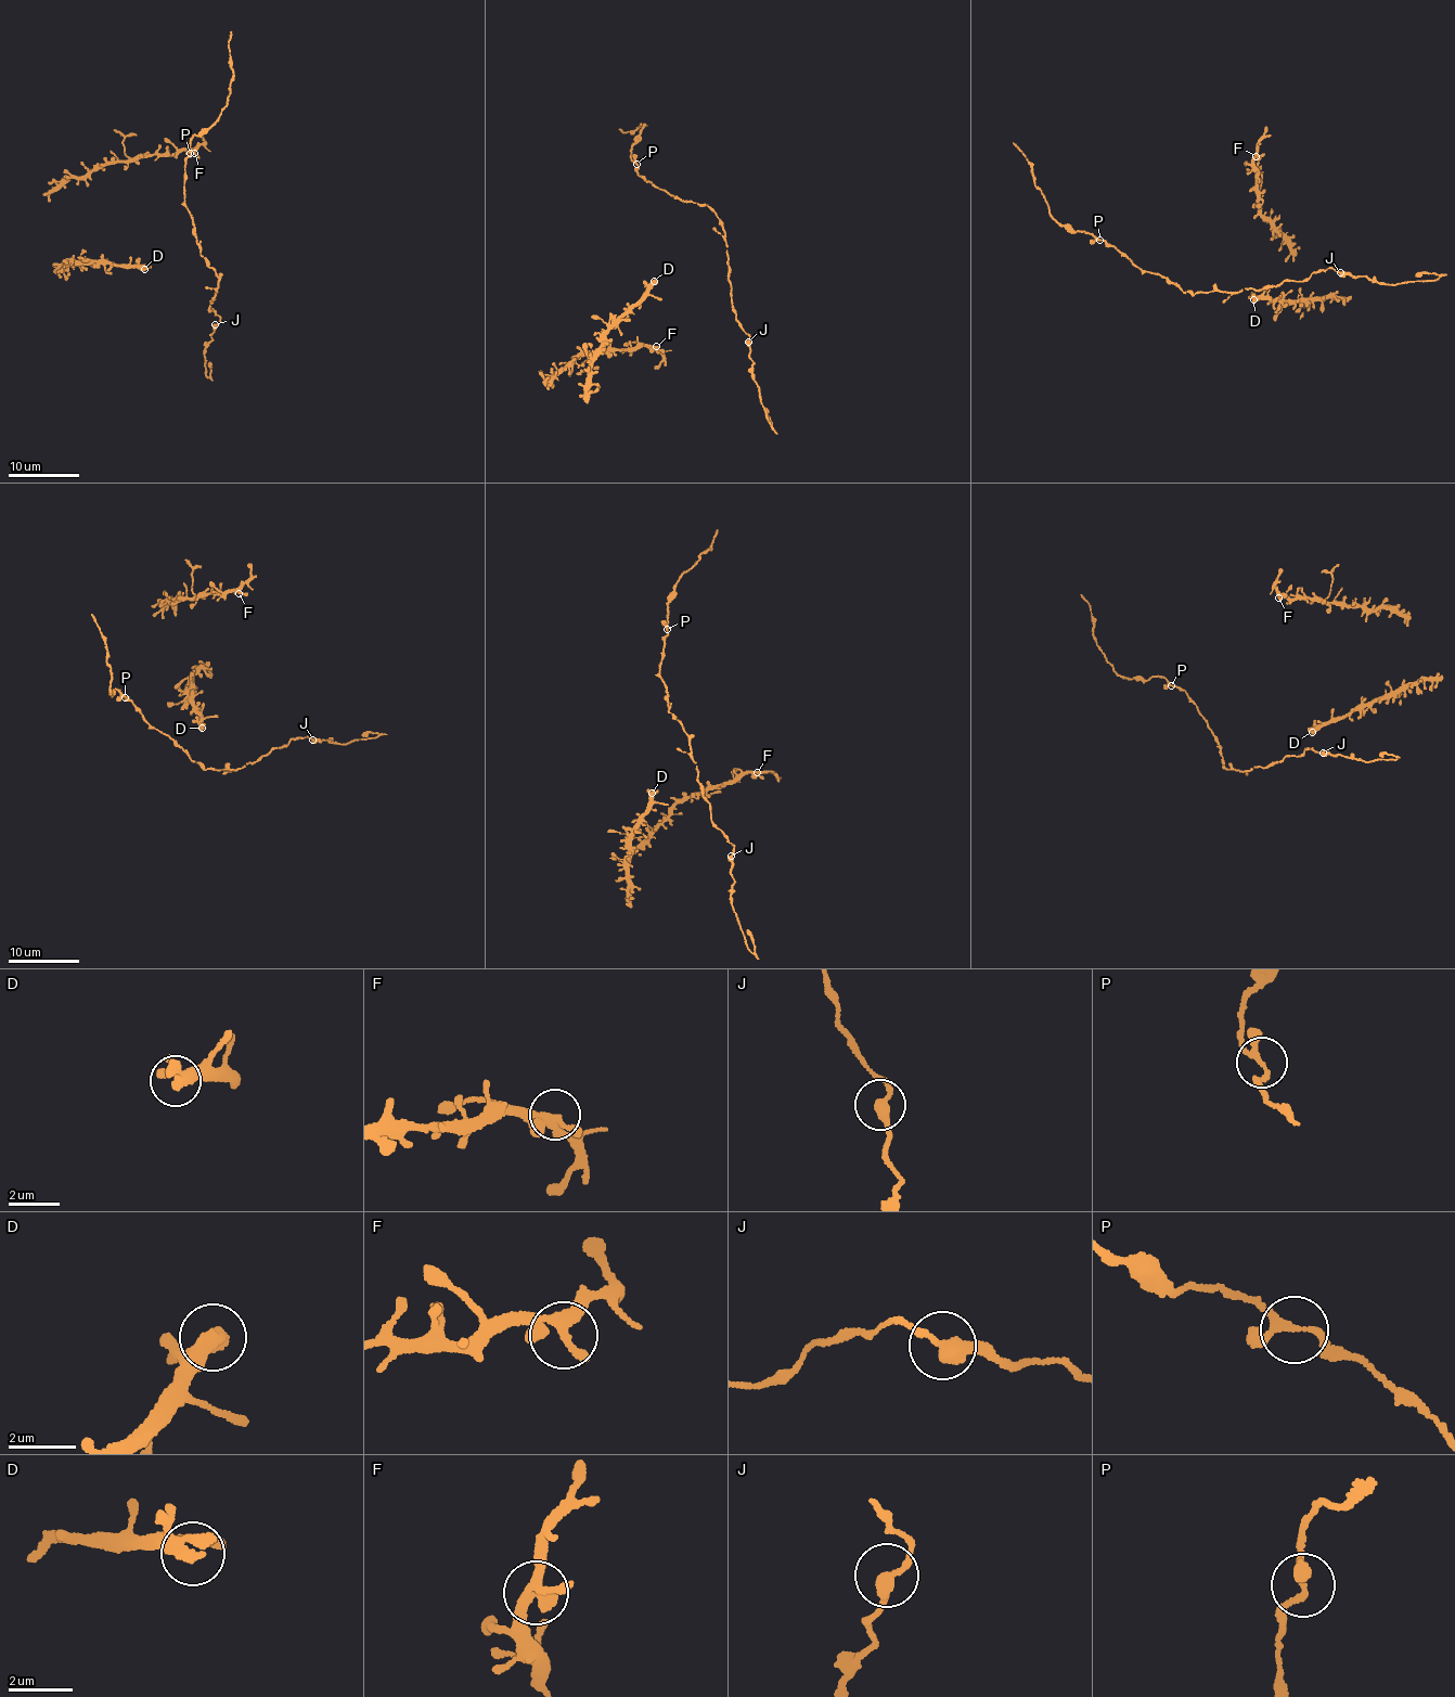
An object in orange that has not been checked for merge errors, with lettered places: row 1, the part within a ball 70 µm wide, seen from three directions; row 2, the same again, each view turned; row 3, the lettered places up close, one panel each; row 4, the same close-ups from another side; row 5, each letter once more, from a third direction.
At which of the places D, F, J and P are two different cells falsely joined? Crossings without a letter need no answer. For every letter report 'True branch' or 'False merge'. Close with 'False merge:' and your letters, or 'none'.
D: True branch
F: True branch
J: True branch
P: True branch
False merge: none

